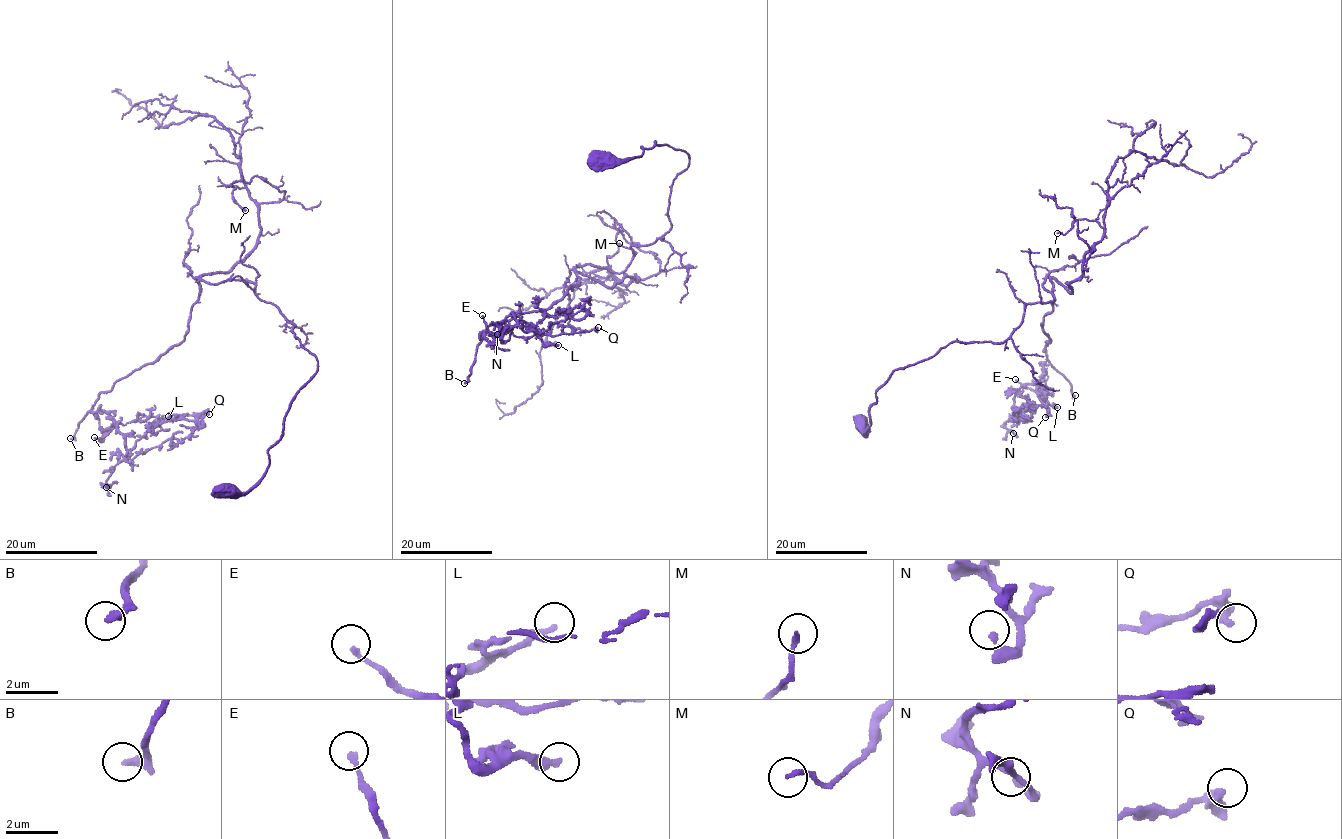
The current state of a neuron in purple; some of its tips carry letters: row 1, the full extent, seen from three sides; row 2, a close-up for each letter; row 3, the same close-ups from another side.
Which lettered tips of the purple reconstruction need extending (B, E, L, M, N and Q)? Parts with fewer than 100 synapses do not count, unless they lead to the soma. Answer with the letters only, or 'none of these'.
B

